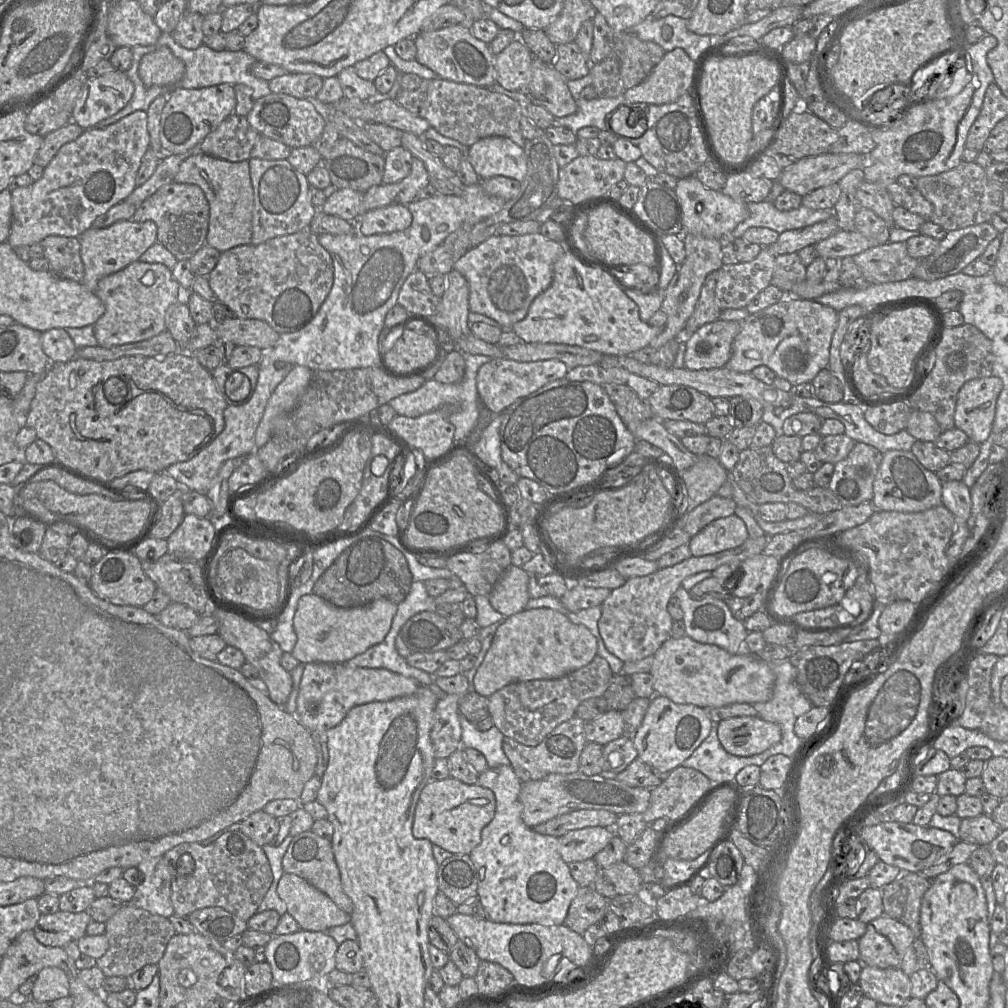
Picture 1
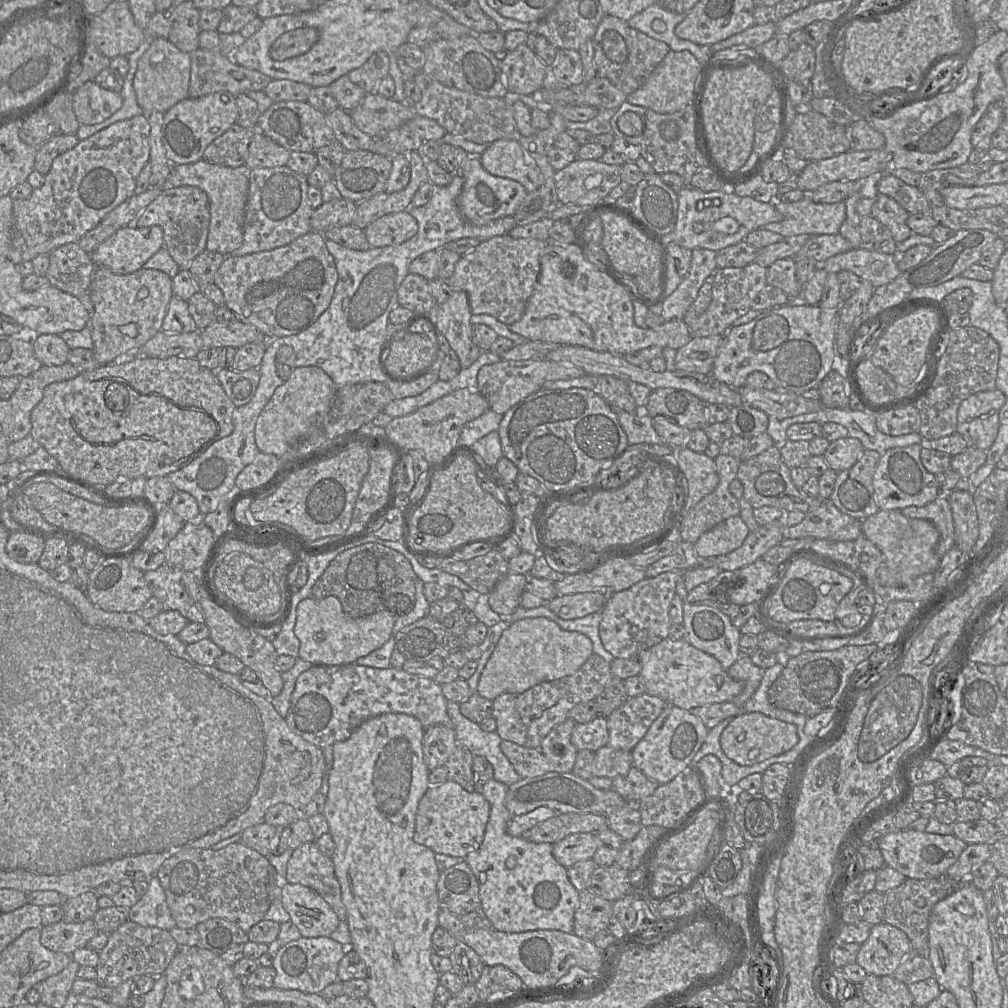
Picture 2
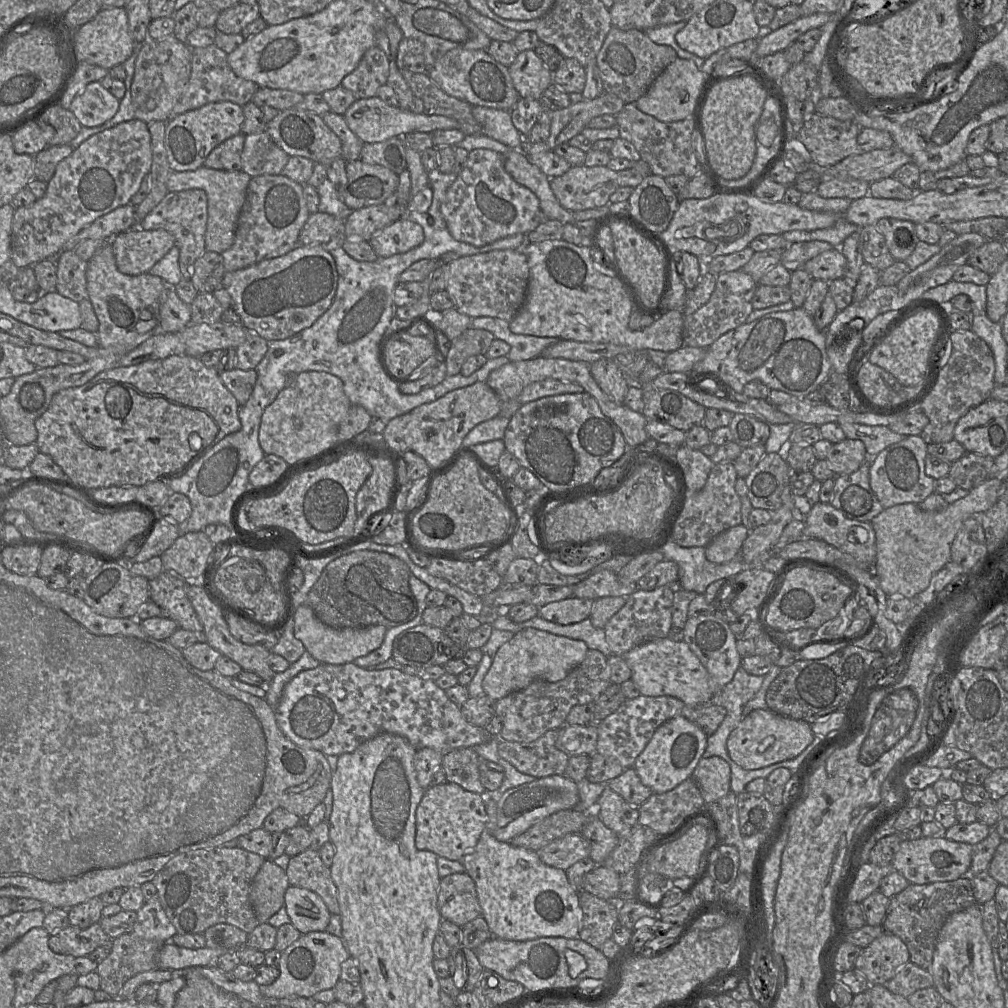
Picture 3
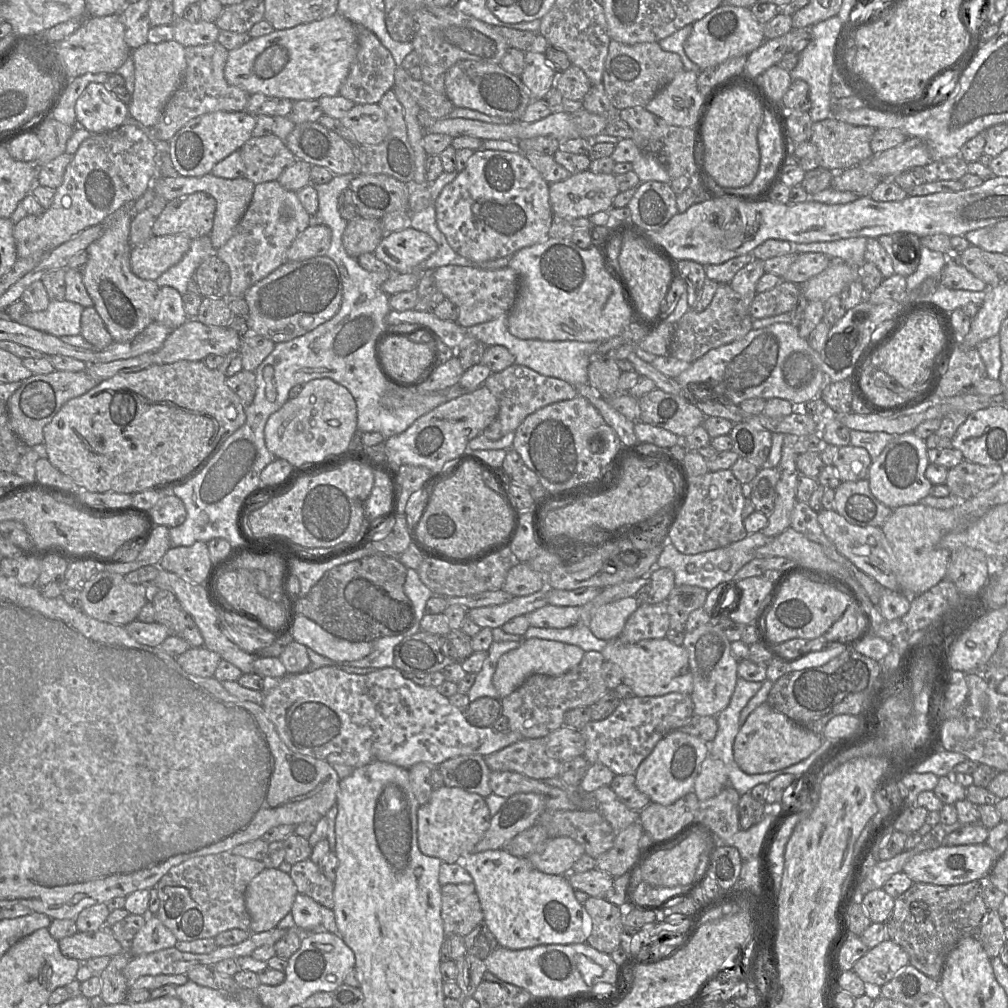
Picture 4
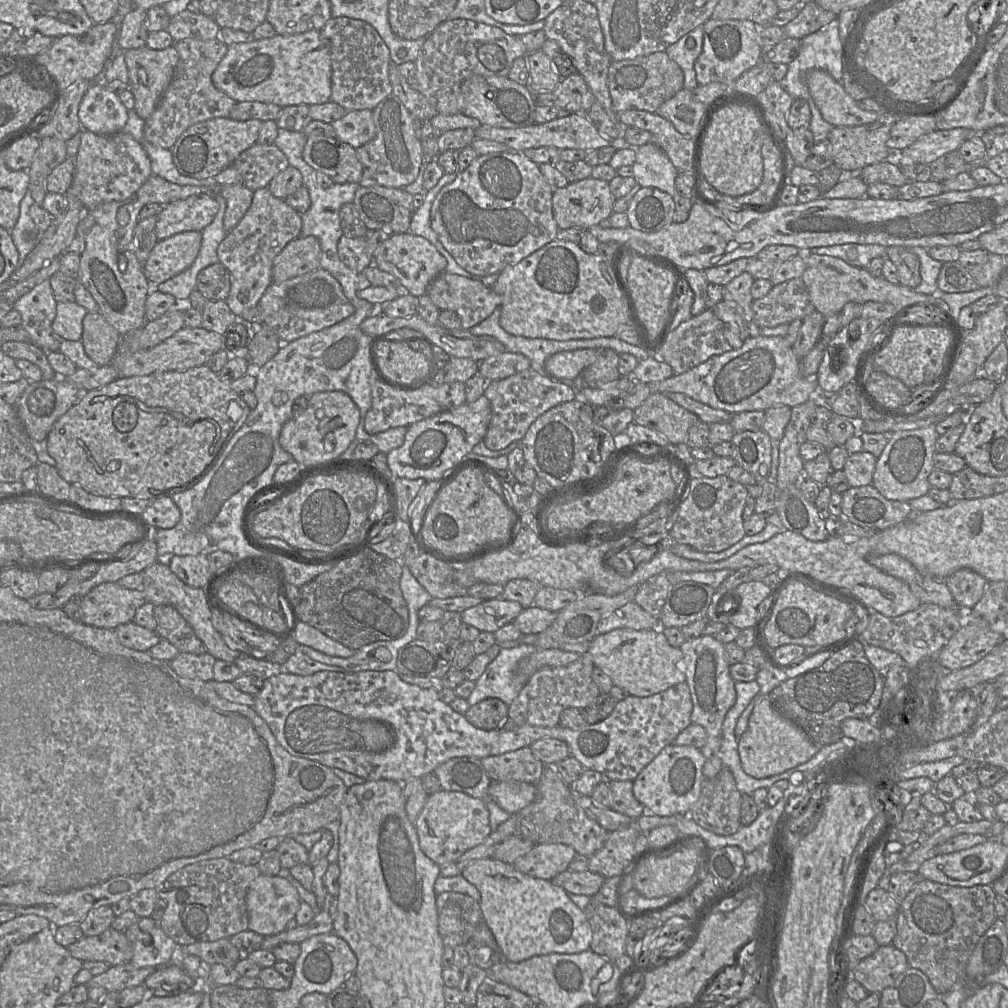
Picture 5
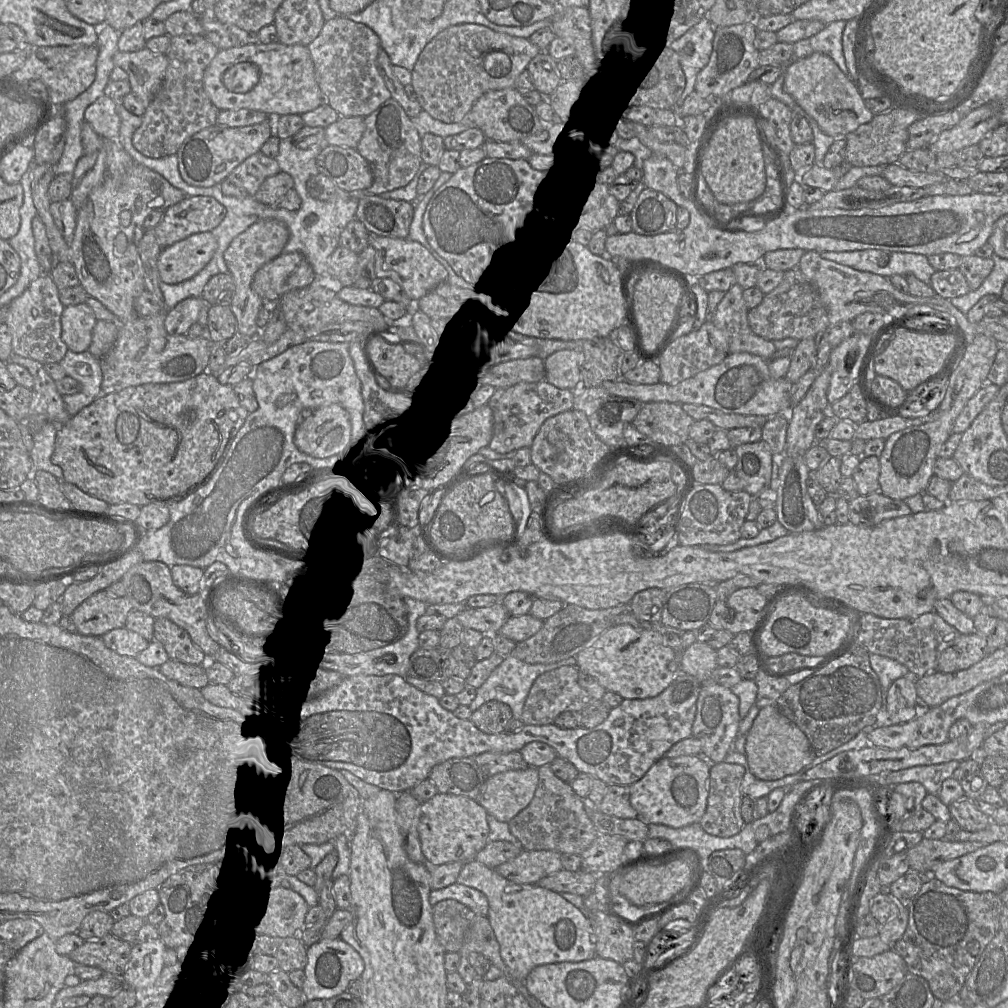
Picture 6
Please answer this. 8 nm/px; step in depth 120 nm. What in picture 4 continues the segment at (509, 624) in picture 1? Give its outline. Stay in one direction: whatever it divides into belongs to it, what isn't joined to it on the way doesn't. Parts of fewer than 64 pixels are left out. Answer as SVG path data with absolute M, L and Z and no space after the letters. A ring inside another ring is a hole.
M529 638L522 639L520 645L504 653L497 662L492 683L499 695L499 700L514 692L532 675L544 674L560 676L577 666L585 651L580 647L559 641Z

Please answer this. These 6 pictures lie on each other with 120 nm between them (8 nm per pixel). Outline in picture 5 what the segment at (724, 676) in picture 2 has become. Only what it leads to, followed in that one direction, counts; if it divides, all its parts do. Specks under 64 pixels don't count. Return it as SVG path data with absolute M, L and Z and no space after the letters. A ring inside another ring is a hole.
M614 629L596 635L589 643L588 653L595 667L607 674L614 686L624 689L631 696L652 696L686 681L683 653L667 641L662 630Z

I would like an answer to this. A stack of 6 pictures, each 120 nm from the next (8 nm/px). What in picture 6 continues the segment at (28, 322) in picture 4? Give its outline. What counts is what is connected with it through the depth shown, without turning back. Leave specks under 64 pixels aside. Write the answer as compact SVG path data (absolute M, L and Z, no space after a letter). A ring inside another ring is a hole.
M85 303L66 306L61 315L61 338L75 353L88 351L97 319Z

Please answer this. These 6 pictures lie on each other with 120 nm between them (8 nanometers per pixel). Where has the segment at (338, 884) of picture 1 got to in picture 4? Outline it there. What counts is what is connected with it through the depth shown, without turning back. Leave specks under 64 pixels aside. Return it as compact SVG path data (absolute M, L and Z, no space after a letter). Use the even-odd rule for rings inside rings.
M310 858L292 865L290 876L299 893L313 898L321 906L334 908L334 883Z

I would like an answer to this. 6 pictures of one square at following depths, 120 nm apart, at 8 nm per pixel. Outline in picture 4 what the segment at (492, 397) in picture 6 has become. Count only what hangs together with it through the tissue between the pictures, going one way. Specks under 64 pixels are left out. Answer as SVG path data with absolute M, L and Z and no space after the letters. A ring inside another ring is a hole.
M513 364L500 372L492 372L483 385L492 392L499 405L496 418L482 433L490 440L498 440L509 432L515 432L528 415L540 408L555 402L571 400L578 394L575 387L566 381L544 376L518 364Z

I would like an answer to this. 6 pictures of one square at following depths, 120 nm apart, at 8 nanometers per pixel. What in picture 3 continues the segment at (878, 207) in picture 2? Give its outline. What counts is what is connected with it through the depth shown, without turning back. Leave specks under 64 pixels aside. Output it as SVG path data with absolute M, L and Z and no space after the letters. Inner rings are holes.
M882 218L875 225L884 236L894 260L905 261L912 254L919 241L915 223L895 218Z

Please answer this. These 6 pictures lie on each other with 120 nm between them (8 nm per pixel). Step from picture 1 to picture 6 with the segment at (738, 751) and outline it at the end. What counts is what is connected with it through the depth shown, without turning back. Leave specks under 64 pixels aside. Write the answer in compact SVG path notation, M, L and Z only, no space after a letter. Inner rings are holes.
M776 706L761 708L746 735L745 757L751 773L759 780L774 781L793 775L809 765L816 757L805 734L789 719L783 716Z

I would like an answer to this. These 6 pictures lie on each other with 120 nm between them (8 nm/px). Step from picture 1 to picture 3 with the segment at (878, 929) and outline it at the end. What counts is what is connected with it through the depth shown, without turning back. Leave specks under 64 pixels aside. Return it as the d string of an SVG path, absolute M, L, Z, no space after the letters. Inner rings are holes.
M883 932L862 948L854 967L870 985L885 985L909 961L910 955L904 942L896 935Z

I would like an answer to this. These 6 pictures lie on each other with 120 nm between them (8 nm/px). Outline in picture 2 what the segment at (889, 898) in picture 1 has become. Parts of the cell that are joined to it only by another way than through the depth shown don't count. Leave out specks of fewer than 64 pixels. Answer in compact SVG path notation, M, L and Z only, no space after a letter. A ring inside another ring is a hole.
M946 875L931 879L906 878L899 886L884 894L885 909L883 922L902 930L911 942L913 953L929 959L929 916L931 910L937 902L955 892L961 886L962 881L966 880L955 880Z

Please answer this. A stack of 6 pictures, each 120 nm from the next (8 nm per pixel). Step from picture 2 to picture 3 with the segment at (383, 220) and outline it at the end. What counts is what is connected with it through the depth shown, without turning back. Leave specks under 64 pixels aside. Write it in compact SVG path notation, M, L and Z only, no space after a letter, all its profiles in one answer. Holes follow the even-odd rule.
M402 217L375 232L369 243L378 257L390 257L405 253L424 241L423 228L406 217Z

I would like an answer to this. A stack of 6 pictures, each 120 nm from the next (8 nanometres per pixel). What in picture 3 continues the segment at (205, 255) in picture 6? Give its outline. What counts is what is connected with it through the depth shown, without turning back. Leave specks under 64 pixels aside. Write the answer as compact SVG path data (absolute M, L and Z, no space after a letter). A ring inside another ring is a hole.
M133 227L110 240L118 270L130 276L150 272L175 246L175 239L164 229Z

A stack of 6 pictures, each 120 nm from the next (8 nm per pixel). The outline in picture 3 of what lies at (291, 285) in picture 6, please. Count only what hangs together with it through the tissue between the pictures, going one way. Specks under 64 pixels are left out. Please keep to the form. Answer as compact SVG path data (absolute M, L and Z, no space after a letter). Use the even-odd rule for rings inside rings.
M323 212L309 215L298 239L298 245L325 245L340 232L344 232L345 221Z

